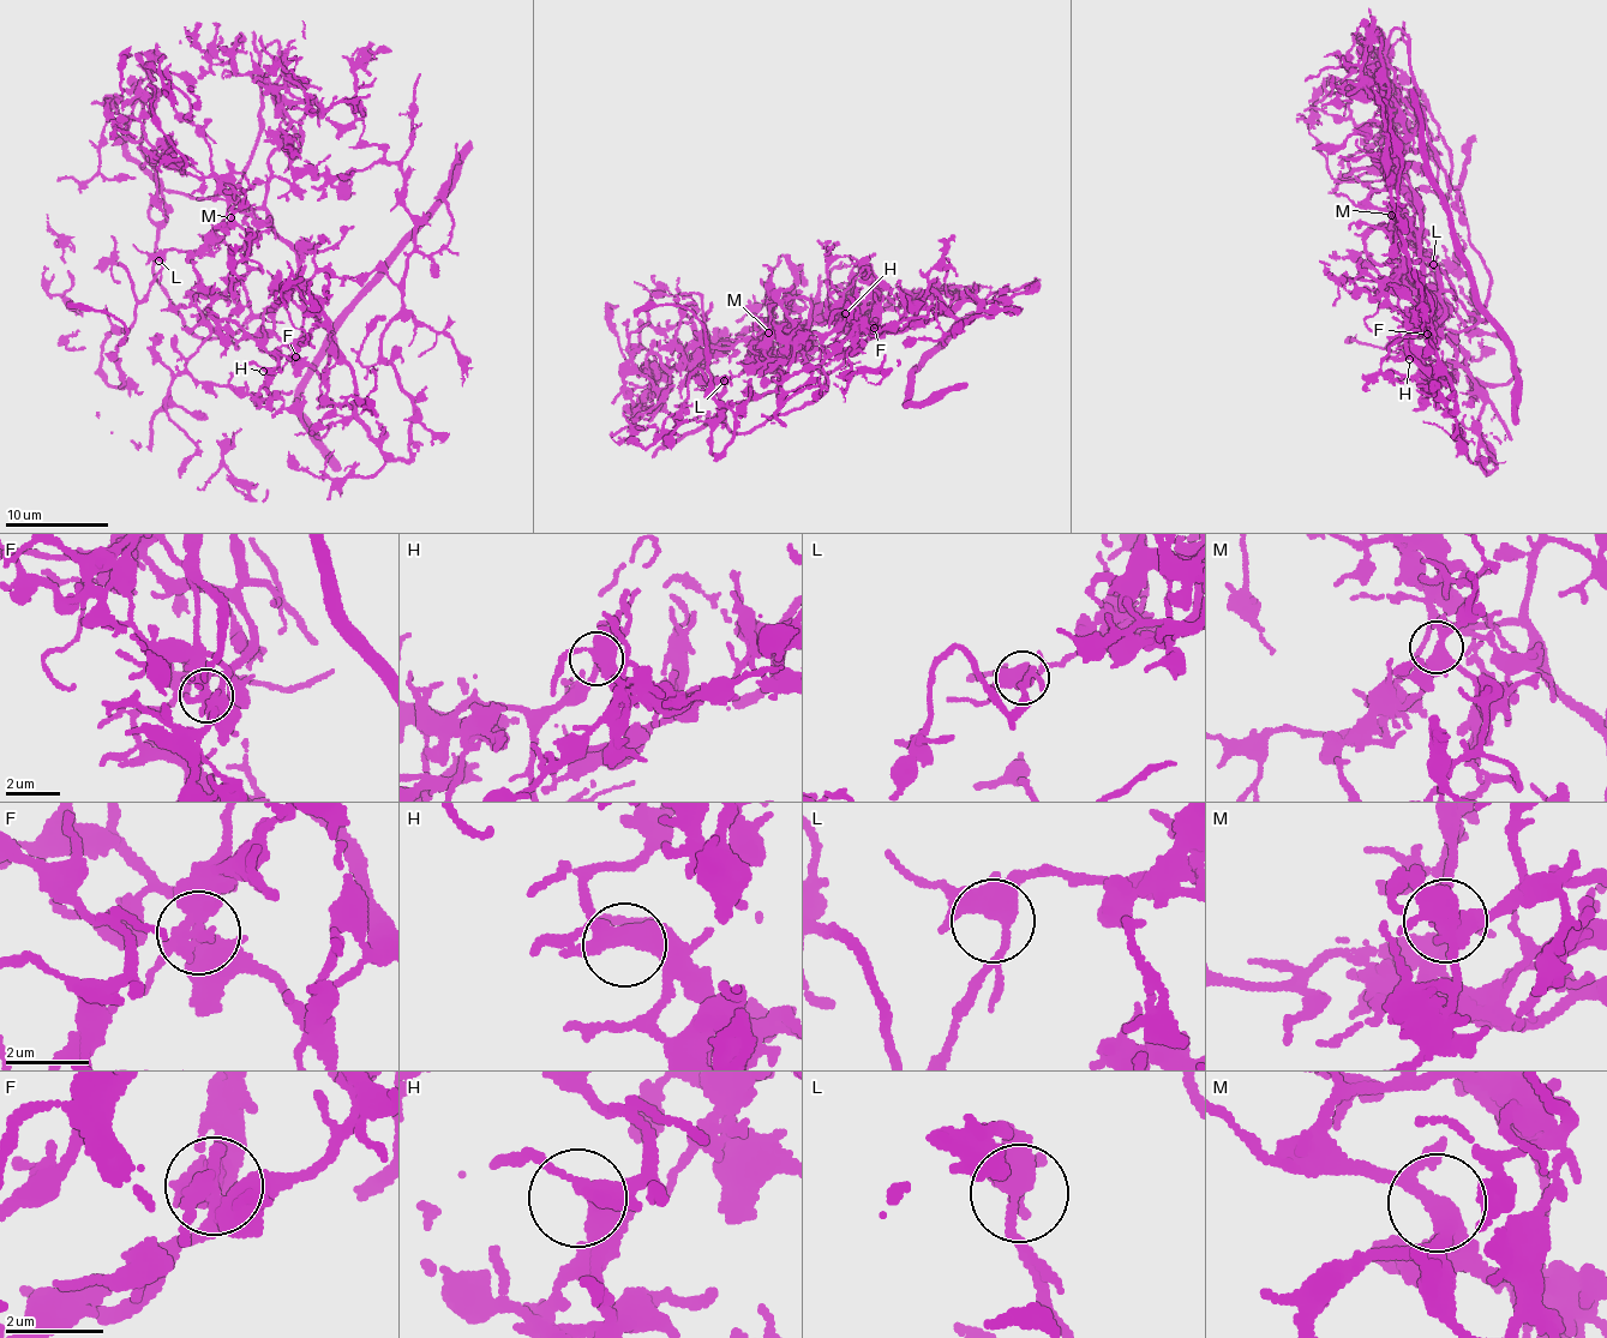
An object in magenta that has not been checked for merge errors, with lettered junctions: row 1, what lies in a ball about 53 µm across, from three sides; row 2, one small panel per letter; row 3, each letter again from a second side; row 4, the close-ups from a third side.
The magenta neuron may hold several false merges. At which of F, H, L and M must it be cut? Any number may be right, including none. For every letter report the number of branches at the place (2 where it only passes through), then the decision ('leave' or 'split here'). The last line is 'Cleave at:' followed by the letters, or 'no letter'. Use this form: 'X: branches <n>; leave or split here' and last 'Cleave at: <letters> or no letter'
F: branches 4; split here
H: branches 4; leave
L: branches 4; leave
M: branches 4; leave
Cleave at: F

